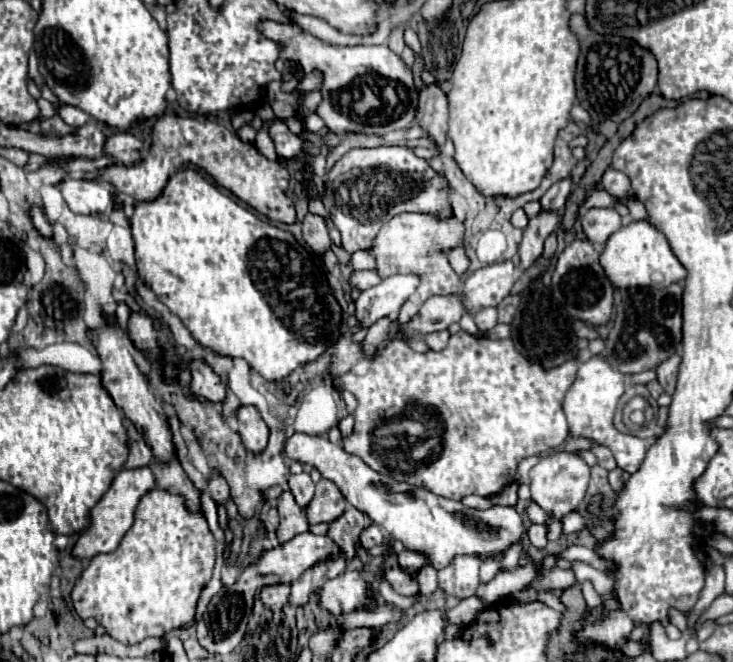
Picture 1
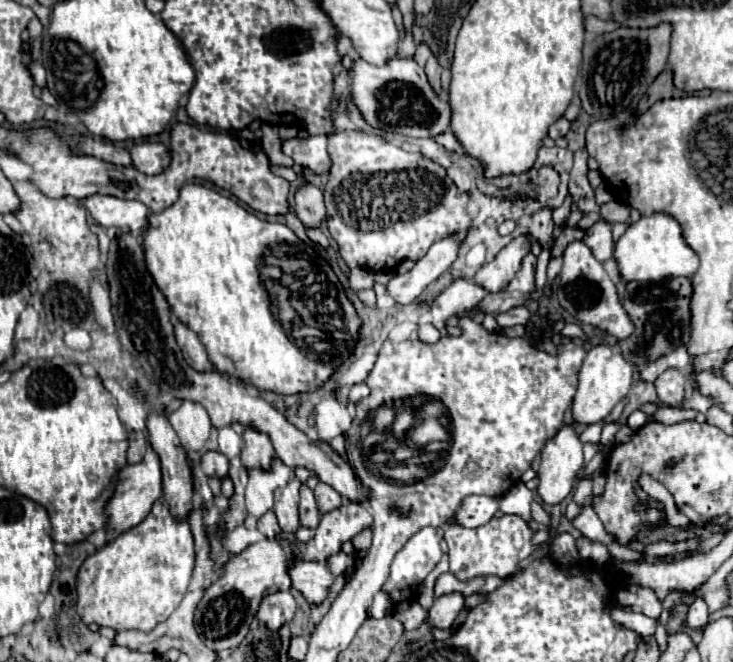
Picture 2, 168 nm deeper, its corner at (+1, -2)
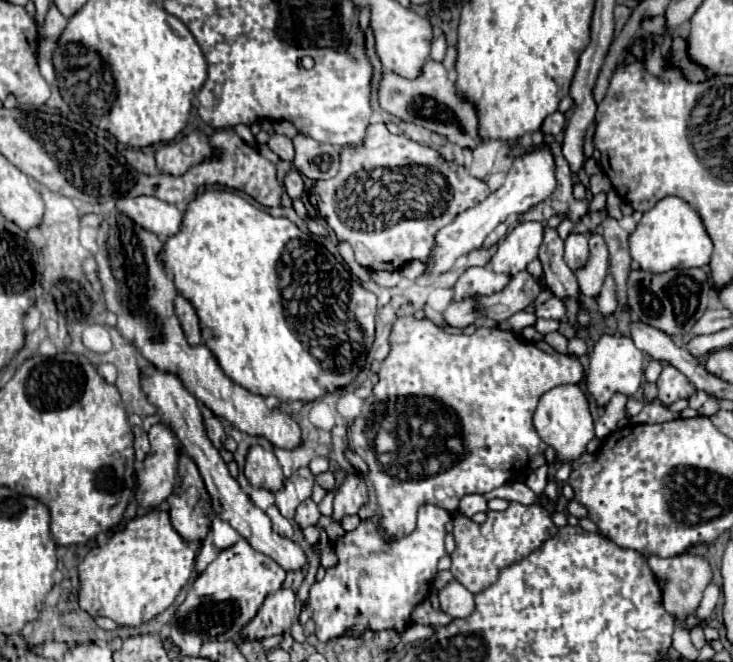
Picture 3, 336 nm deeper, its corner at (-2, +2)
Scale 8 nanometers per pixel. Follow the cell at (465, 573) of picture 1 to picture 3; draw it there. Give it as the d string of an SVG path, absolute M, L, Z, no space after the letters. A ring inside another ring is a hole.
M510 502L510 506L504 512L490 510L488 520L484 524L474 524L470 518L464 516L454 516L452 524L456 550L452 554L450 572L472 594L482 592L484 588L494 584L500 570L524 560L530 552L534 552L540 544L544 544L558 532L552 518L540 504L524 506L520 502Z

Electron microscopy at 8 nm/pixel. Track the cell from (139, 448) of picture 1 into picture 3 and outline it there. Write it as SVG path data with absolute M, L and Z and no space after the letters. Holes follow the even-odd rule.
M134 426L134 450L136 450L136 460L144 460L146 454L150 452L150 444L148 444L148 436L140 426Z

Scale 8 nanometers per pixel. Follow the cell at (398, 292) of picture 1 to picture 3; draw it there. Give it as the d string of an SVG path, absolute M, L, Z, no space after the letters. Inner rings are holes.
M534 150L522 158L516 158L512 168L506 174L506 182L502 188L498 188L496 192L492 192L486 200L482 200L480 204L476 204L474 208L468 208L464 212L460 212L454 222L450 222L448 226L444 226L438 234L436 234L436 246L432 248L430 258L424 262L426 264L426 274L430 276L438 276L442 272L448 272L456 258L460 258L462 254L470 254L472 250L480 248L486 240L486 236L500 224L506 220L506 216L510 214L522 214L528 208L536 206L538 202L542 202L544 198L548 198L552 194L556 186L556 178L554 178L554 158L548 150Z

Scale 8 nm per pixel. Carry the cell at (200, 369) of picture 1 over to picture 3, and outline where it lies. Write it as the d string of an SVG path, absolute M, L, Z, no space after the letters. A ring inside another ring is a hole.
M178 296L174 304L176 304L176 316L178 316L180 324L182 324L182 330L184 330L184 336L188 340L188 344L190 346L200 346L202 344L200 324L198 324L198 316L196 316L192 304L182 296Z

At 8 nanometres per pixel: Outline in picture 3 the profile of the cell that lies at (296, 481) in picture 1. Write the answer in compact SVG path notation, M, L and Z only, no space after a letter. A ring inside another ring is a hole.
M308 498L308 500L304 500L304 502L298 506L294 520L298 522L300 528L308 528L308 526L316 526L318 520L320 520L320 516L322 516L322 514L320 514L316 502L314 502L312 498Z

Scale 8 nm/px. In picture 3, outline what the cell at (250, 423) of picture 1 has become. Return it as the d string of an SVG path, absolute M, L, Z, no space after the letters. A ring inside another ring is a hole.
M260 444L250 446L244 466L244 476L252 486L262 486L268 490L280 490L284 476L282 468L278 464L278 458L270 448L264 448Z

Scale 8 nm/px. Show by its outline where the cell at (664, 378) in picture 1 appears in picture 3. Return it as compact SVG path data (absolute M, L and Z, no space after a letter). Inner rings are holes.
M664 364L656 386L658 386L658 400L664 406L674 404L678 398L690 398L694 394L692 384L688 384L684 374L672 368L672 364Z

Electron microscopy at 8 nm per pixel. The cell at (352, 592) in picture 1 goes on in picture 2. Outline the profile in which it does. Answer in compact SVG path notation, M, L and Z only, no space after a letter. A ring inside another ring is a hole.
M297 556L293 568L289 568L293 588L297 588L309 604L321 604L327 598L327 590L333 584L333 574L321 562L309 562Z

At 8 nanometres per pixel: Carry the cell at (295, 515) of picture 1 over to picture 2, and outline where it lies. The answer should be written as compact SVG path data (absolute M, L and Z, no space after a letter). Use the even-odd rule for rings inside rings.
M293 478L285 488L277 488L277 492L275 492L273 512L275 512L283 532L297 532L297 528L301 526L299 512L297 512L299 488L301 488L301 480Z

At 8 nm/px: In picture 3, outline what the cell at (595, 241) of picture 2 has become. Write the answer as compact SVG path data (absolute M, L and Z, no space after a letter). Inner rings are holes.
M590 234L590 258L580 272L576 272L580 292L584 296L598 296L608 270L608 246L600 234Z

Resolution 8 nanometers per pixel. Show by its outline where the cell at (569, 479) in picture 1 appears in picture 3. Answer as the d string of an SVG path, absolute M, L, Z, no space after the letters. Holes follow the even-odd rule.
M576 384L572 386L556 386L540 398L540 404L534 412L534 426L538 436L556 450L558 462L574 462L584 452L588 442L594 438L594 424L588 408L588 396Z

